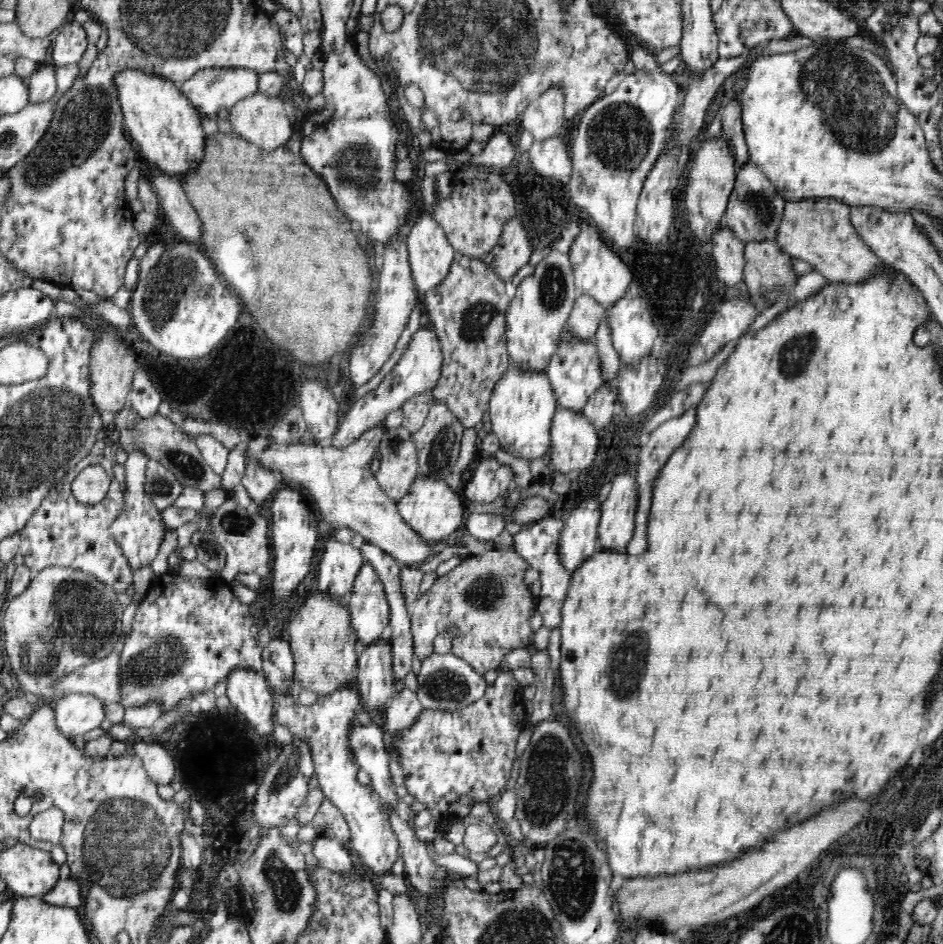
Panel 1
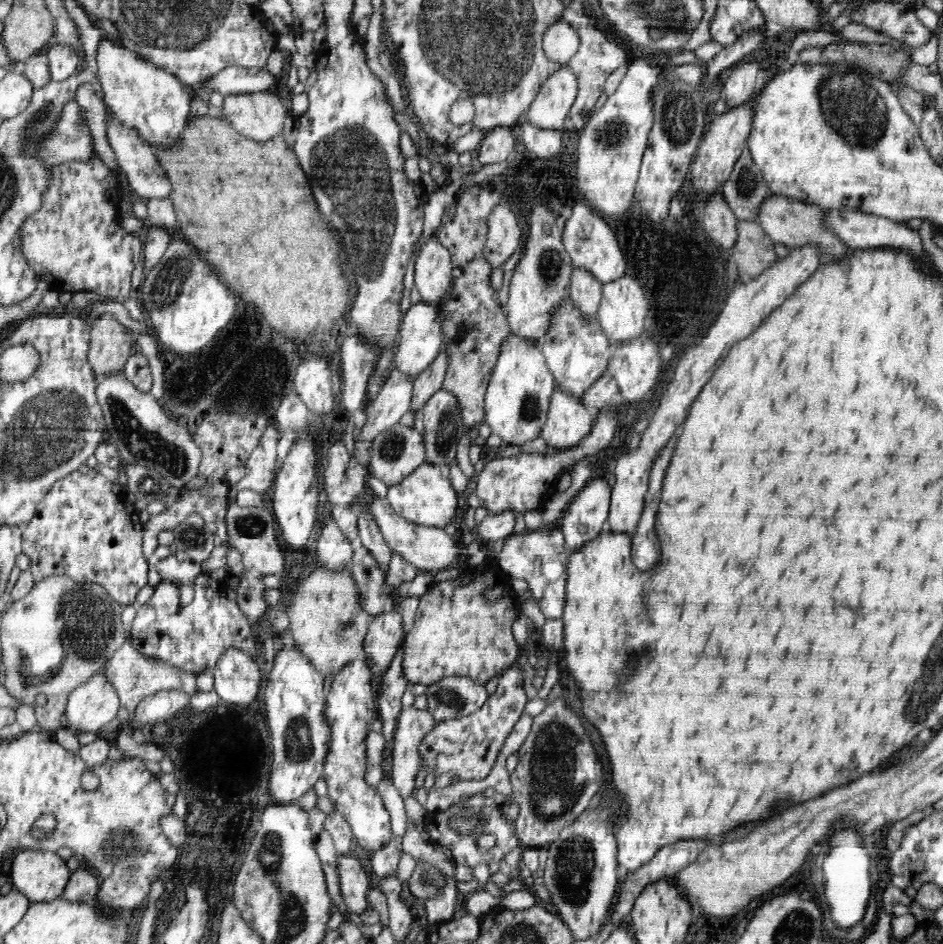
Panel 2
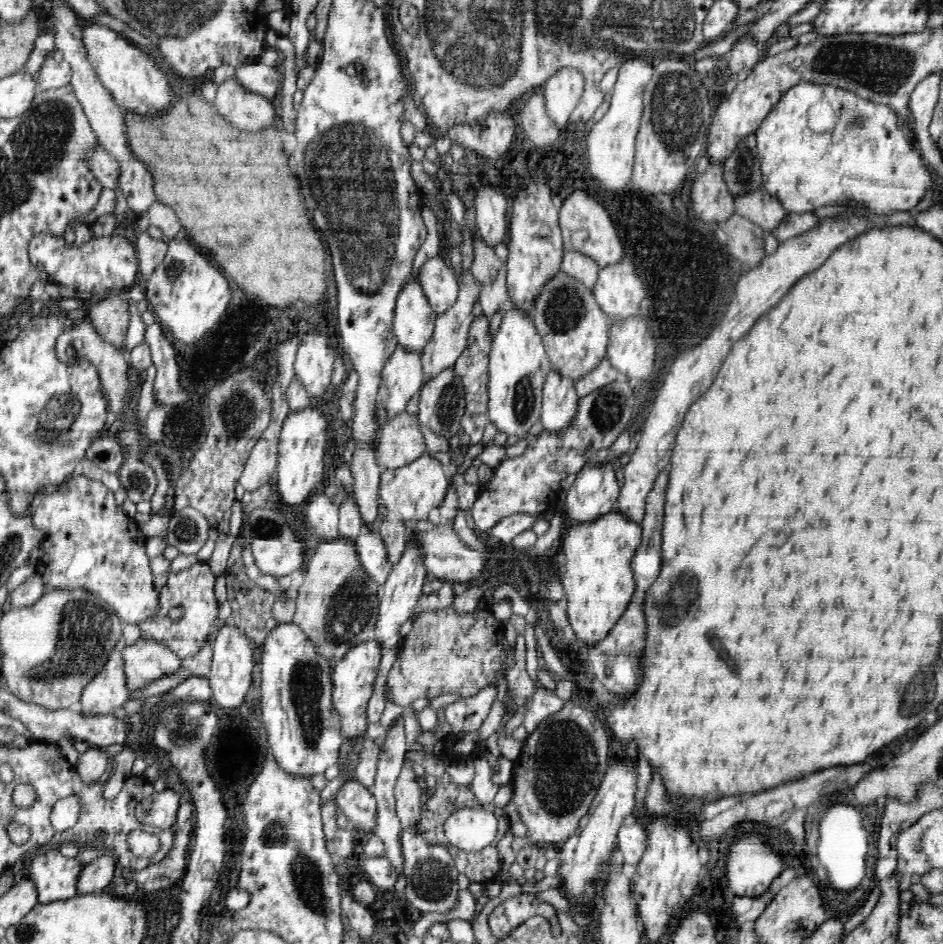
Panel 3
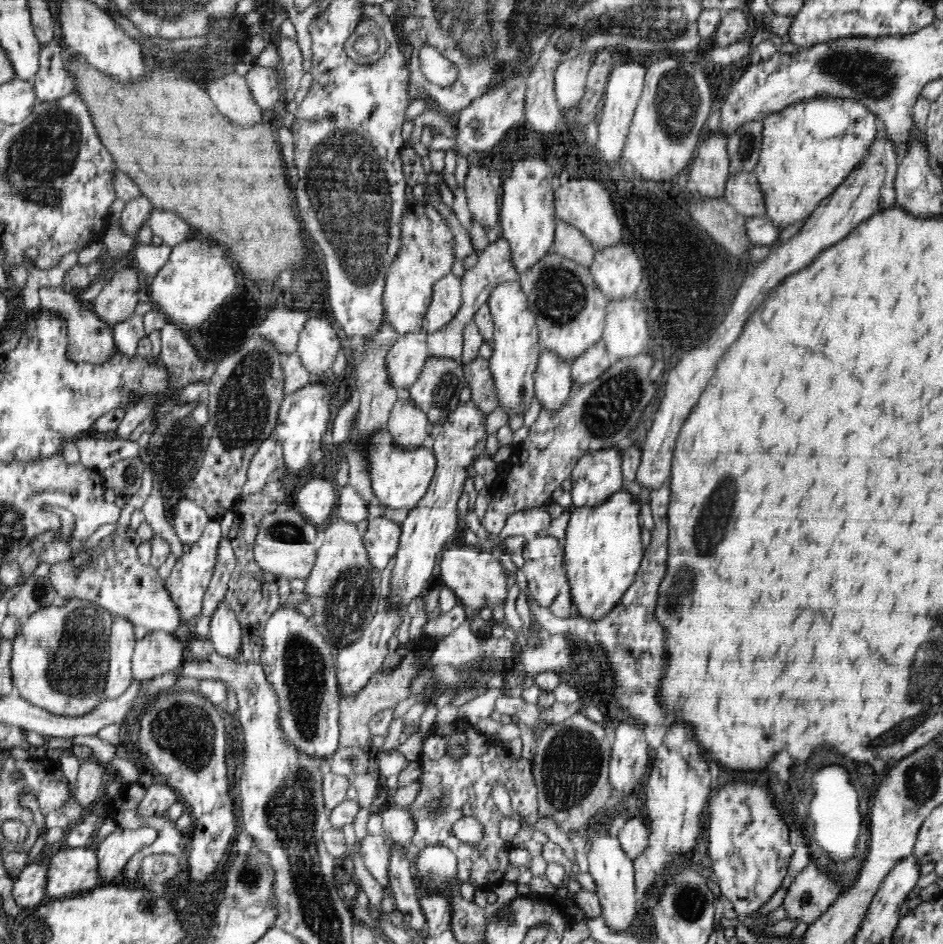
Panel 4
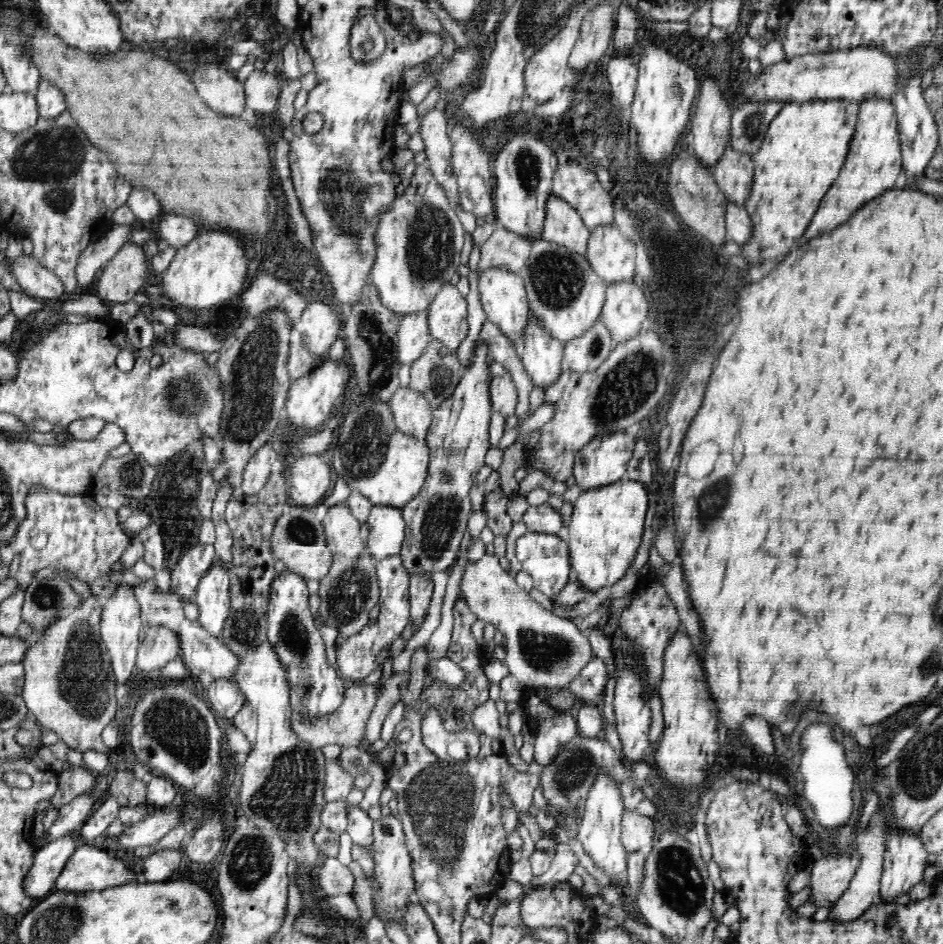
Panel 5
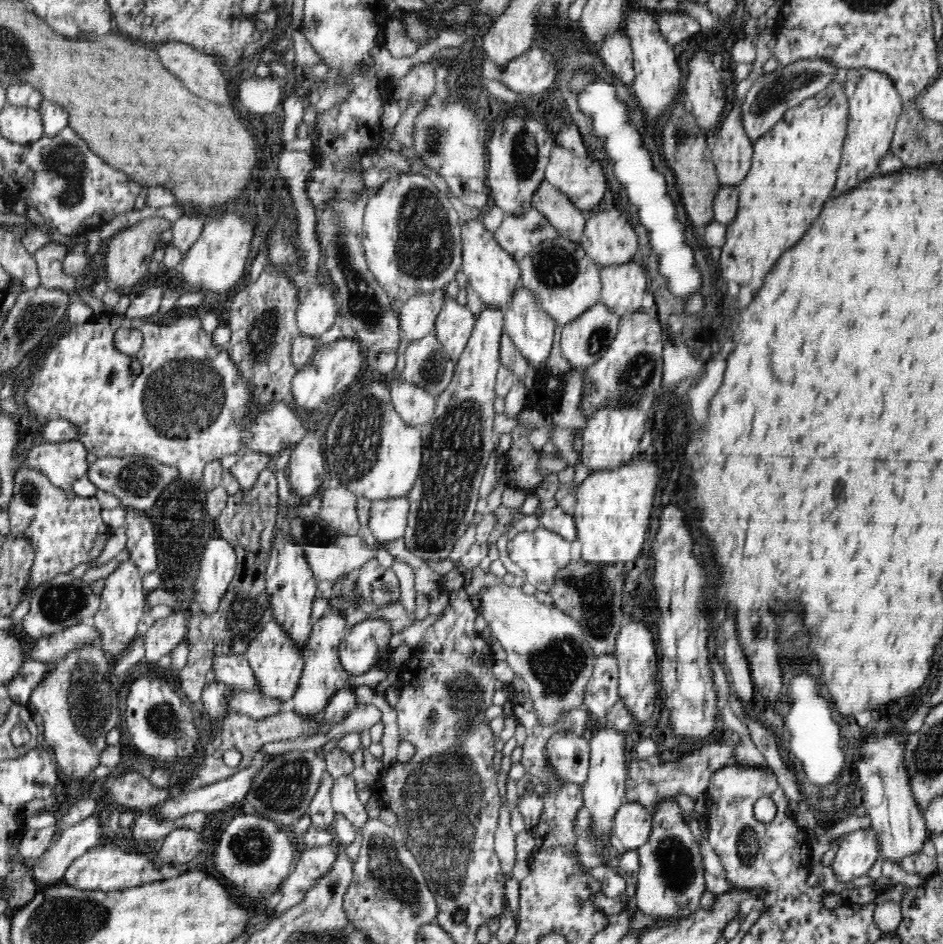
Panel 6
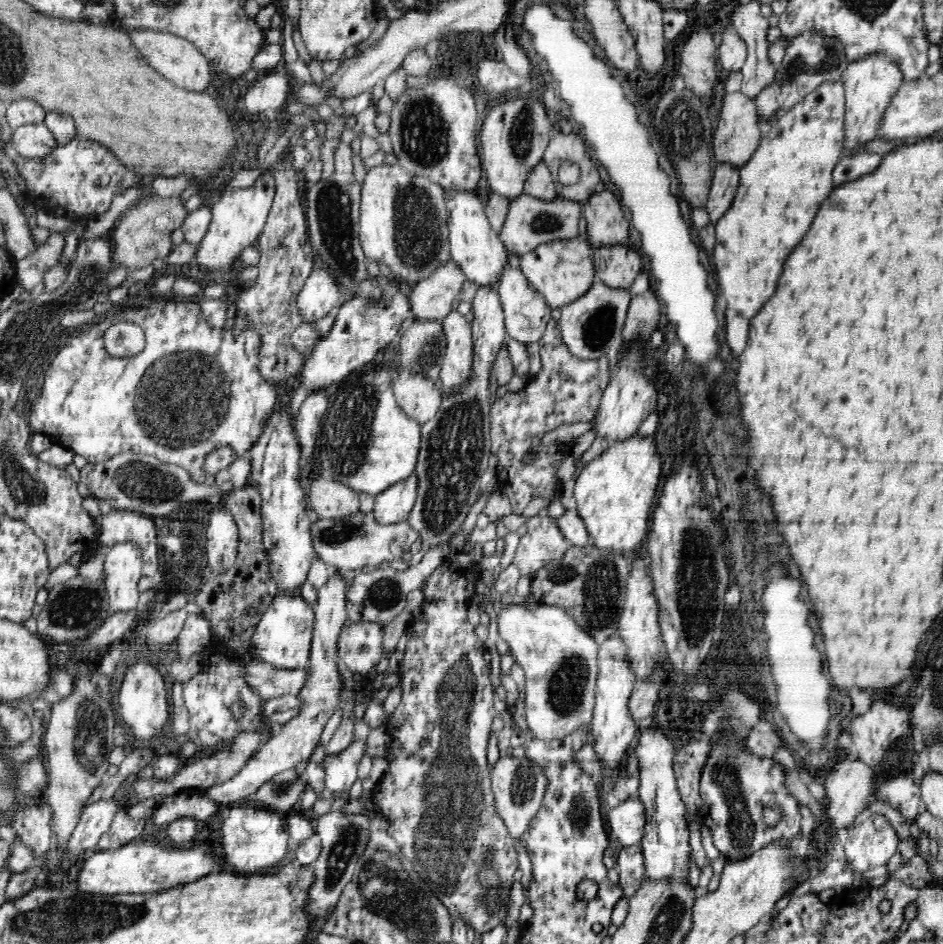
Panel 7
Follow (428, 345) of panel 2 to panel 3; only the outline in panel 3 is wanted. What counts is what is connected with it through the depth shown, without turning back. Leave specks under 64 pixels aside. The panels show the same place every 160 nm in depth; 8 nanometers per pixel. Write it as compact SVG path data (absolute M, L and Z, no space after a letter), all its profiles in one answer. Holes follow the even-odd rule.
M418 277L408 279L394 307L393 328L397 342L407 352L424 354L434 332L436 317Z

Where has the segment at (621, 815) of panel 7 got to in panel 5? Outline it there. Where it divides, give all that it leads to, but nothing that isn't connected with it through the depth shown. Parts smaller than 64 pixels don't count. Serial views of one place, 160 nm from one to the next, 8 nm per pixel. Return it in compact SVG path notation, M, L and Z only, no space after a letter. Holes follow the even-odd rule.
M635 811L622 816L621 842L628 854L642 853L654 843L654 820Z

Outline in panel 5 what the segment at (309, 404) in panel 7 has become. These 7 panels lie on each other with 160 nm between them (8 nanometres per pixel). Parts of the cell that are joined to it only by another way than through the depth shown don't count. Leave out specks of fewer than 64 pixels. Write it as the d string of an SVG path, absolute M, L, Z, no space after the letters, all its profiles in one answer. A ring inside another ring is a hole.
M317 454L298 456L289 474L290 501L309 510L322 504L335 479L330 463L324 462L322 456Z

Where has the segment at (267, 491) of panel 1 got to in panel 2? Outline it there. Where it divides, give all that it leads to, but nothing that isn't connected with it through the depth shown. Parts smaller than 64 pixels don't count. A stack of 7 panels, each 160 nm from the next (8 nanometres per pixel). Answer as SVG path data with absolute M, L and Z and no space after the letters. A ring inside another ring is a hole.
M269 423L262 433L258 446L247 458L246 475L236 488L249 489L264 494L273 486L281 456L278 452L279 434L274 423Z

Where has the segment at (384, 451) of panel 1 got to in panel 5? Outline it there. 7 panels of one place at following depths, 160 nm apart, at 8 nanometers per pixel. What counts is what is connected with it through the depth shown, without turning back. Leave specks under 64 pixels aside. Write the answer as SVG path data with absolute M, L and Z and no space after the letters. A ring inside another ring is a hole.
M398 387L387 404L399 431L419 439L425 438L433 420L433 409L424 396L410 387Z

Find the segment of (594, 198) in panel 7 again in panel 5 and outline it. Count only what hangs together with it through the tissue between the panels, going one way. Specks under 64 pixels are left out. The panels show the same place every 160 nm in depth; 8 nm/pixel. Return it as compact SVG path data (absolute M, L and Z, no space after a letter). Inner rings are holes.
M616 223L590 230L584 255L606 284L635 280L636 244L620 232Z

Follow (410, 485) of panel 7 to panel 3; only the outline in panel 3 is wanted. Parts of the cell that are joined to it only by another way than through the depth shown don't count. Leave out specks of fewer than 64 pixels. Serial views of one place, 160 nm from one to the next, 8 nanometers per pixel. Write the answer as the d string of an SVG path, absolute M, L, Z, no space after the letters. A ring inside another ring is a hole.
M363 530L354 541L358 562L380 587L387 581L393 564L388 560L388 549L379 531Z

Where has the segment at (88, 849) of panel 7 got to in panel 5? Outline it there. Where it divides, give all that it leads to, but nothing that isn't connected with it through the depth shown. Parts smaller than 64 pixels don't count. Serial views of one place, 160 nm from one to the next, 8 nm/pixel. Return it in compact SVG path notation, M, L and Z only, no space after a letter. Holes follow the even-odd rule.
M76 832L35 850L33 866L23 883L28 897L42 900L54 892L58 876L80 844Z

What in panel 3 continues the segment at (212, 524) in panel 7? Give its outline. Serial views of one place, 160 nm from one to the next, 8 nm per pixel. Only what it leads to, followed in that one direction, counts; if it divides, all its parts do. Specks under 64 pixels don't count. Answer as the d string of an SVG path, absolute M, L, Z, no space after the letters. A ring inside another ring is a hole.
M225 626L218 630L213 643L213 657L211 658L211 671L208 674L212 701L224 708L236 708L246 698L246 692L252 682L254 670L254 656L250 648L248 637L235 626Z

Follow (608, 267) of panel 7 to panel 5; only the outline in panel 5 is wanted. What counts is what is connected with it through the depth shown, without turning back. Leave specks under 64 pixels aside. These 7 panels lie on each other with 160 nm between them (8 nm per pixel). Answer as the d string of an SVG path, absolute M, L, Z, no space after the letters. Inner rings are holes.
M635 280L629 283L607 284L601 317L612 336L612 349L620 342L628 342L636 338L642 330L646 316L648 316L648 300Z

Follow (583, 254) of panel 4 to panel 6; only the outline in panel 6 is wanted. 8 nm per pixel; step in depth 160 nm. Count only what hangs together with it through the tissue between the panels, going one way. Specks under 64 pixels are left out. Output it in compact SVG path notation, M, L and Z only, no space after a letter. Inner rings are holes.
M546 179L538 185L533 194L533 208L546 217L550 226L558 231L558 236L580 242L587 221L584 213L573 202Z

